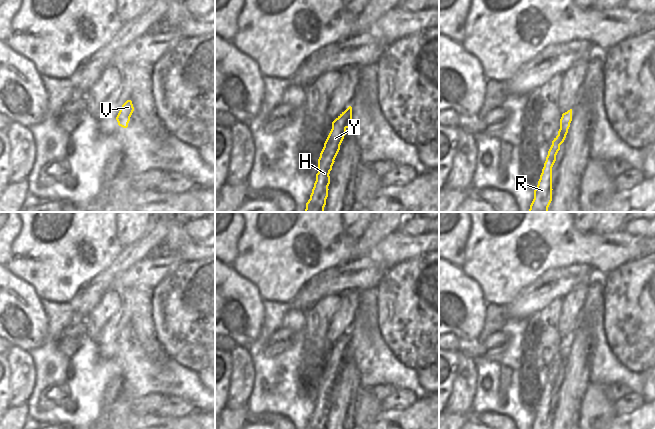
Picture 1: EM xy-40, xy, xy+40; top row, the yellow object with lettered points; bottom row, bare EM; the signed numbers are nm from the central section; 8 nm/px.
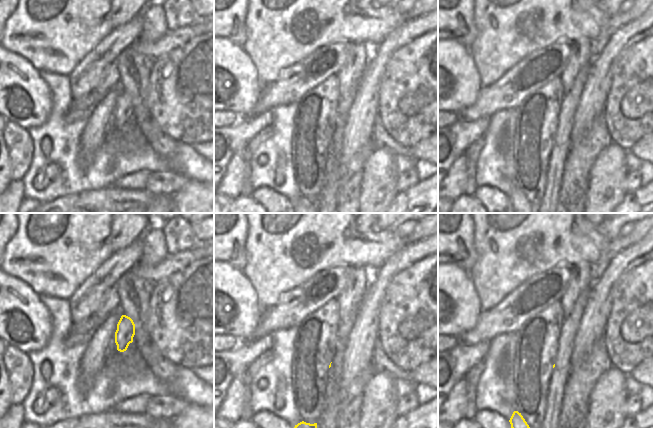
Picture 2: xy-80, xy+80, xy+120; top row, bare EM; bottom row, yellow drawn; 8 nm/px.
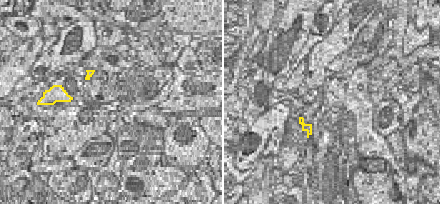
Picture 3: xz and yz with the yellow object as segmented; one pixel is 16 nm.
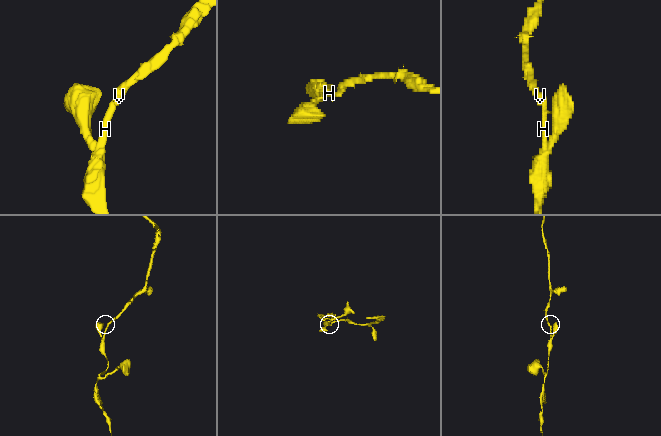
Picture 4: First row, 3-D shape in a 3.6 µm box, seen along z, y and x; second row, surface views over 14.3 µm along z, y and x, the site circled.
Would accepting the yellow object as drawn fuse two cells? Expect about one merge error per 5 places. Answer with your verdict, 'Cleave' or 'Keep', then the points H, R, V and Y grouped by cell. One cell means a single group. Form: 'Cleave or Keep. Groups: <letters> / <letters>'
Keep. Groups: H R V Y.

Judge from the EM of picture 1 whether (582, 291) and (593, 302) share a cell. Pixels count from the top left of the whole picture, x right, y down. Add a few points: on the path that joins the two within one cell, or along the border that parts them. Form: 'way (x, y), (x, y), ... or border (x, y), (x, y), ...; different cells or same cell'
border (590, 282), (585, 299); different cells

